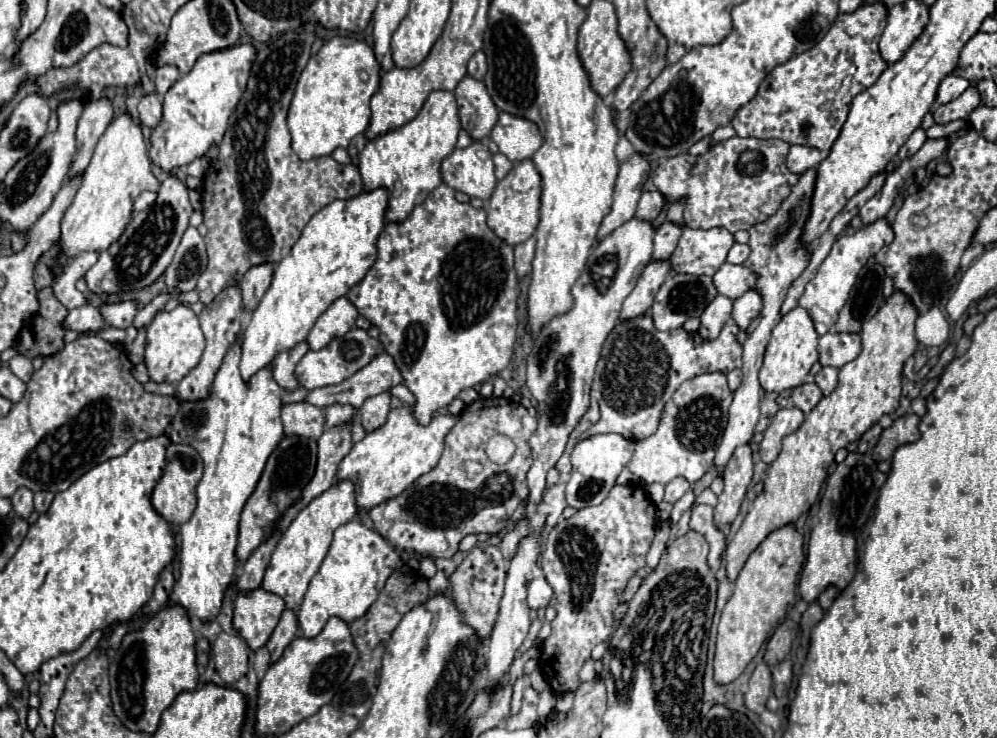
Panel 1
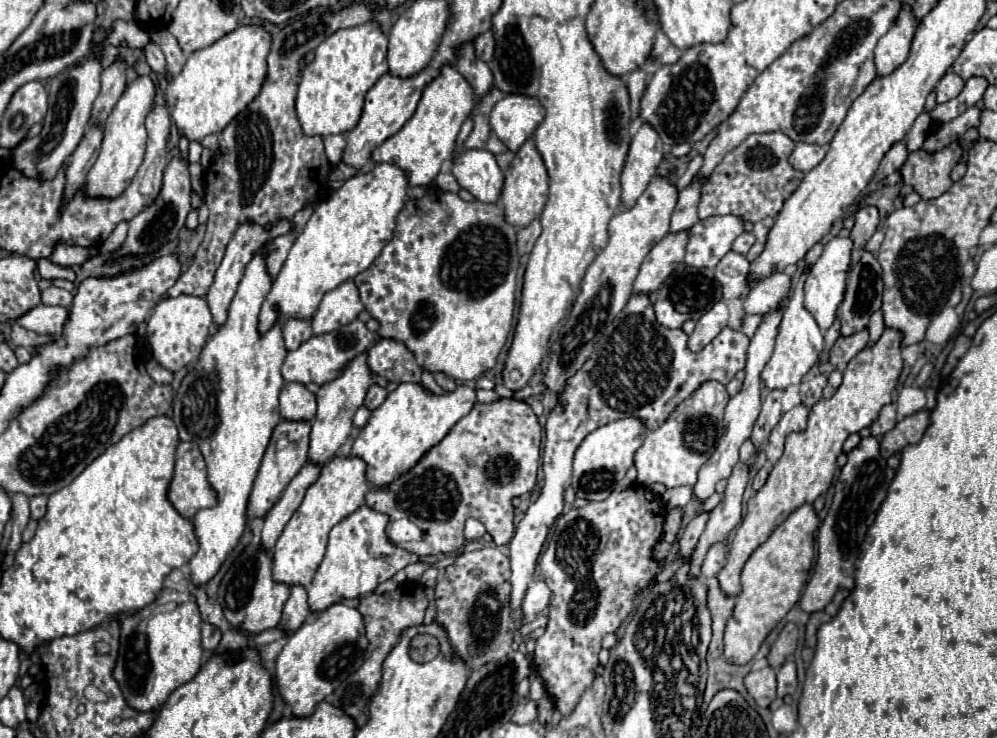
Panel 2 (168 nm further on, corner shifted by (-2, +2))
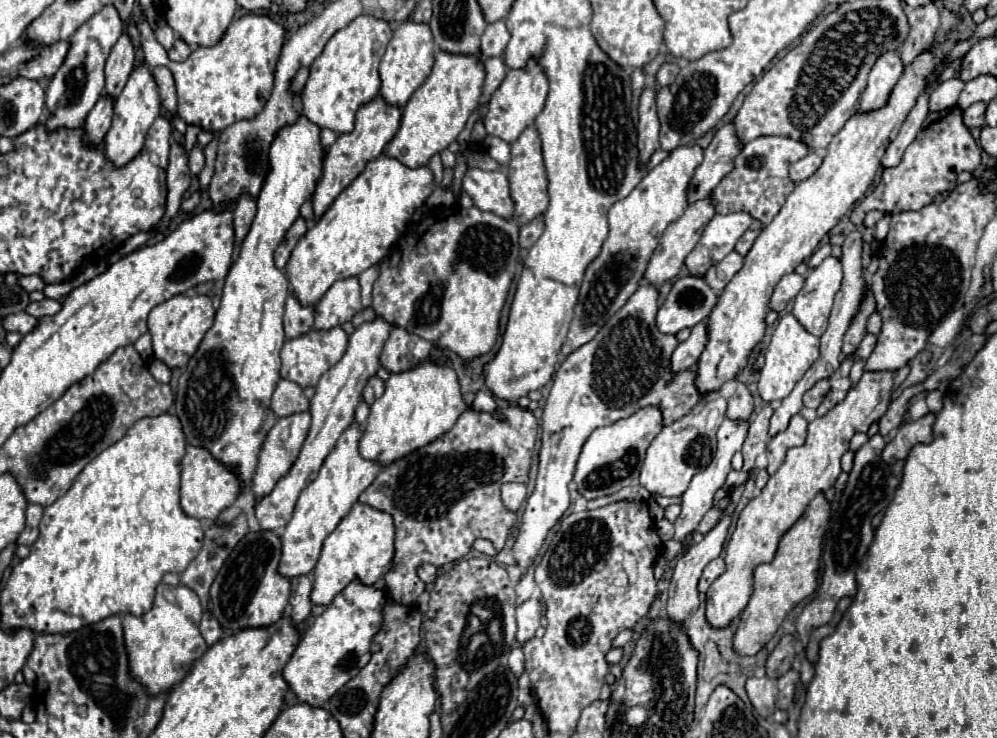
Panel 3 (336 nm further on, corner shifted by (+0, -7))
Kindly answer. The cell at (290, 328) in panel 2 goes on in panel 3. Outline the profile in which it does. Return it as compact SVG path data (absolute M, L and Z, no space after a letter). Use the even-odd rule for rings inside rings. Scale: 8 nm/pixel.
M295 296L287 298L285 306L285 336L295 340L313 330L313 308L303 308Z

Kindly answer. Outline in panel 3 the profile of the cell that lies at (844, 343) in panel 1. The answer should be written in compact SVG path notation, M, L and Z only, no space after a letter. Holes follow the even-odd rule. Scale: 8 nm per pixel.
M867 334L863 340L861 340L861 344L859 344L859 348L855 350L855 358L867 358L871 352L873 352L873 348L875 348L875 342L877 342L877 338L873 336L873 334Z

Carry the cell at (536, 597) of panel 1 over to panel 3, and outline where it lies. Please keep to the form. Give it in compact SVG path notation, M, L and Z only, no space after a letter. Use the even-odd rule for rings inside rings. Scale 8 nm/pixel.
M529 598L527 602L523 602L521 606L517 606L517 640L519 642L527 642L533 638L535 630L539 628L539 620L541 620L541 602L537 598Z

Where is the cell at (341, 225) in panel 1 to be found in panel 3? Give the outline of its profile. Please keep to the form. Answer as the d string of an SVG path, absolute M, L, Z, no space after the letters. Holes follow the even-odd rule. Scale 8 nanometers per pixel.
M385 154L369 162L367 168L335 198L335 202L317 220L317 224L305 232L305 236L297 242L297 246L291 252L291 258L287 262L287 280L299 304L315 306L323 298L323 294L333 286L333 282L345 280L351 276L359 276L363 270L379 264L389 254L399 234L407 230L413 218L413 212L427 200L433 188L435 188L433 176L427 166L411 170L411 168L405 168L399 160L389 158Z

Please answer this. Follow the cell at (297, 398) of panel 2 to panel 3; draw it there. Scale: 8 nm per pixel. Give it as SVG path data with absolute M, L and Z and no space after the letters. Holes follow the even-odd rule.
M281 378L275 392L273 392L271 410L279 418L285 418L285 416L291 416L291 414L297 414L297 412L307 412L309 410L309 400L305 398L303 390L297 384Z

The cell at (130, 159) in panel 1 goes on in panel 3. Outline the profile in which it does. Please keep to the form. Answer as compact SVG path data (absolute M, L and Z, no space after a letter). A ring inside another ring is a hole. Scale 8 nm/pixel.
M141 64L139 68L135 68L131 72L123 92L115 100L113 124L111 124L111 128L105 136L105 158L111 164L115 164L115 168L123 168L125 164L129 164L143 150L145 134L147 134L149 126L153 124L153 120L159 116L159 108L161 108L161 104L159 104L157 84L155 84L147 64Z

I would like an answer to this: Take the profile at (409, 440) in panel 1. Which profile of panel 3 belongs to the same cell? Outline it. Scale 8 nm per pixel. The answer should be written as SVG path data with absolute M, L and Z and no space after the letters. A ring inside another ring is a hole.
M427 360L409 372L391 374L385 382L385 394L371 406L371 414L359 440L359 452L365 460L379 462L381 466L397 462L447 434L467 408L469 406L459 392L455 370L449 362L437 366Z

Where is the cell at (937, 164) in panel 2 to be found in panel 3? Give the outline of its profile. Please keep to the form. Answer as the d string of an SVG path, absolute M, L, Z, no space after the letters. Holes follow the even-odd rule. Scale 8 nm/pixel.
M947 108L941 112L931 112L923 122L921 132L905 150L905 156L897 168L883 170L883 178L879 186L857 204L851 212L851 222L861 228L863 218L871 210L881 212L907 212L907 210L921 210L935 202L937 196L945 192L953 192L957 186L957 176L963 170L973 172L981 162L981 152L977 142L973 140L971 132L963 126L963 112L959 108Z

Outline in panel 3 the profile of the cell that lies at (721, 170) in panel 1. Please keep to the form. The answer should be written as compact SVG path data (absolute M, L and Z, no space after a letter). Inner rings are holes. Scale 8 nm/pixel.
M761 136L757 140L747 142L741 154L735 158L735 168L719 182L719 186L711 194L715 212L745 212L751 218L759 220L763 226L767 226L795 188L795 182L791 182L789 178L791 162L797 162L807 154L809 148L805 144L783 136Z

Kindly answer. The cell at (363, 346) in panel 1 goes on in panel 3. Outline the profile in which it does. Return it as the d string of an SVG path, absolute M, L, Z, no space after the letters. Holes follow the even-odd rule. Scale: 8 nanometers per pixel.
M337 326L331 328L327 332L319 332L319 330L311 330L309 334L295 338L295 340L287 340L283 350L281 350L281 378L293 380L295 384L299 384L301 388L309 388L309 386L317 386L319 378L323 372L327 372L331 366L335 366L341 356L345 354L349 346L349 334Z

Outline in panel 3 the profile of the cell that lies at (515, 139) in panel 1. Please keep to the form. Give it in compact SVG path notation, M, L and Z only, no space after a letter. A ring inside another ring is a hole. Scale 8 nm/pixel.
M531 60L529 68L525 70L509 70L503 84L491 96L491 102L487 106L487 114L483 122L487 134L497 136L507 144L513 144L521 136L521 132L529 128L535 122L535 118L541 114L541 110L545 108L545 100L547 100L547 80L545 76L541 76L541 68L537 68L537 62Z

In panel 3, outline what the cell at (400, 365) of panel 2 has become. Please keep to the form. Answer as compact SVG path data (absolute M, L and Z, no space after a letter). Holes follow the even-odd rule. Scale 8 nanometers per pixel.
M393 328L379 360L389 374L399 374L429 360L429 352L431 344L427 340L421 340L419 336L413 336L403 328Z

